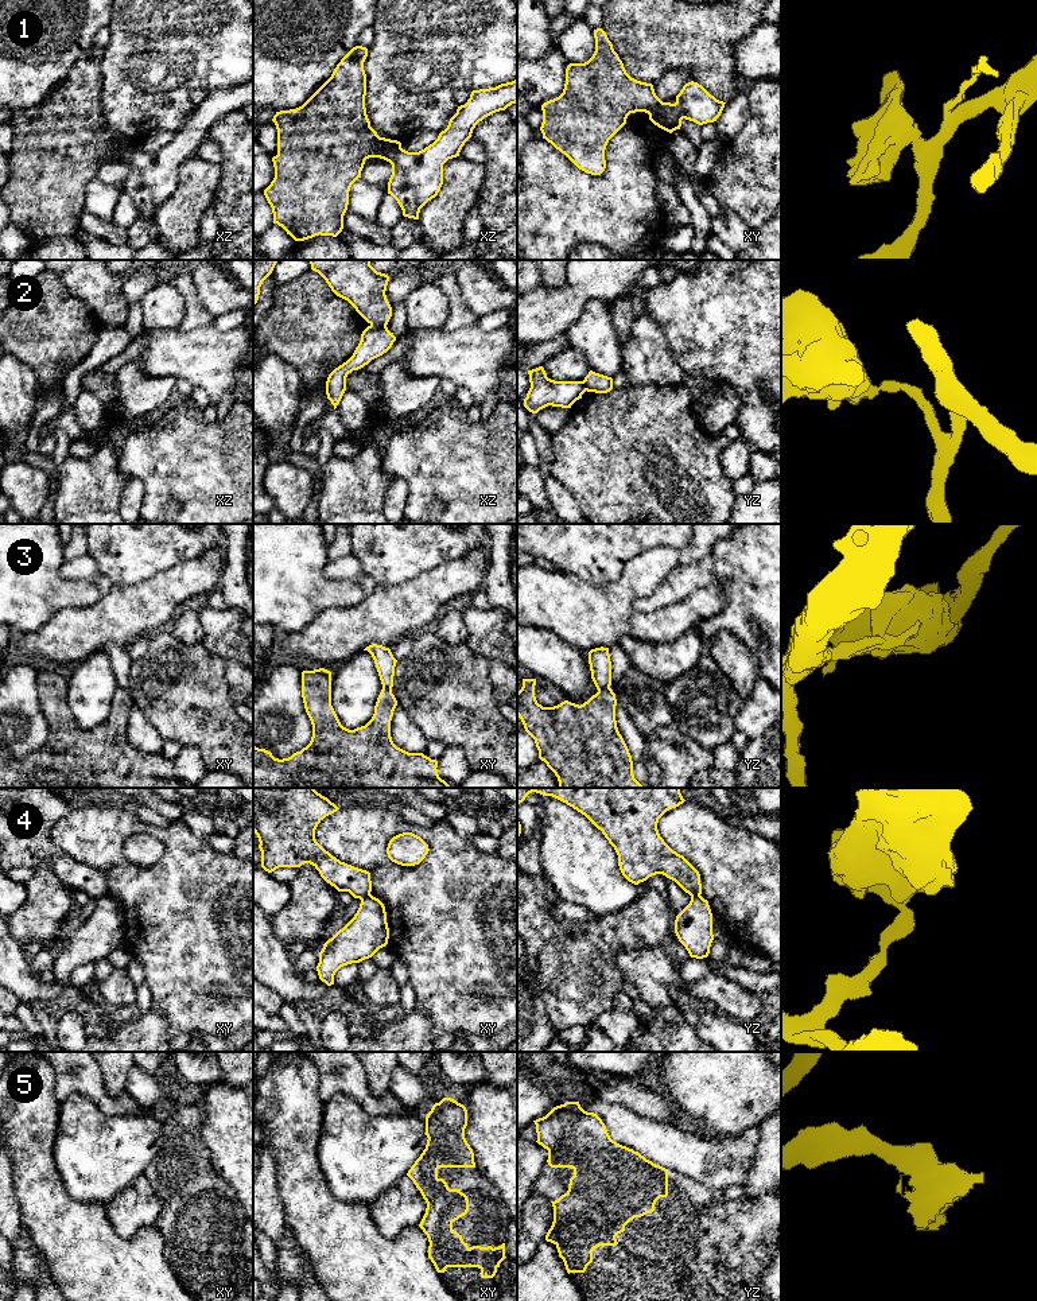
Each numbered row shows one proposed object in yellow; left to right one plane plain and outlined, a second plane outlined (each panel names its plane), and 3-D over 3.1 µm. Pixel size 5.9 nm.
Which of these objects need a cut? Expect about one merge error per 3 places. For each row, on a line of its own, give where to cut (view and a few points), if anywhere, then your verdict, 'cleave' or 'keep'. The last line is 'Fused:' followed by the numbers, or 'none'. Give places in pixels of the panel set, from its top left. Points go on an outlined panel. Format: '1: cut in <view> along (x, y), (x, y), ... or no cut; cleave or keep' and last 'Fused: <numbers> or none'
1: cut in xz along (400, 147), (384, 159); cleave
2: cut in xz along (371, 325), (385, 326); cleave
3: cut in yz along (609, 686), (598, 691); cleave
4: cut in xy along (369, 893), (361, 900); cleave
5: no cut; keep
Fused: 1, 2, 3, 4

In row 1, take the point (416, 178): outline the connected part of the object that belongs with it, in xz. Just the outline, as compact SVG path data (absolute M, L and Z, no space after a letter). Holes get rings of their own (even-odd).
M517 79L473 90L432 144L419 152L399 148L384 159L392 164L388 194L397 201L404 217L419 220L420 209L440 191L443 164L459 156L475 125L516 102Z

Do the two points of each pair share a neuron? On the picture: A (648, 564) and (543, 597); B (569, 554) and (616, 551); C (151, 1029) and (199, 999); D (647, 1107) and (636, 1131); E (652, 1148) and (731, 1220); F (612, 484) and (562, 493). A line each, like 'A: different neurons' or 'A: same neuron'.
A: same neuron
B: same neuron
C: different neurons
D: different neurons
E: different neurons
F: different neurons

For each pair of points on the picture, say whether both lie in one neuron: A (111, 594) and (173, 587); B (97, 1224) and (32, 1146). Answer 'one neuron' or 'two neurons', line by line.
A: one neuron
B: one neuron

